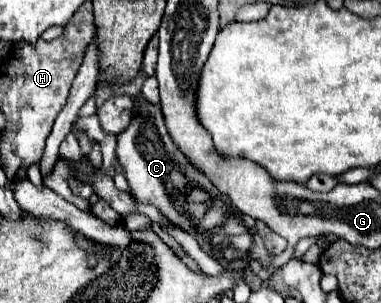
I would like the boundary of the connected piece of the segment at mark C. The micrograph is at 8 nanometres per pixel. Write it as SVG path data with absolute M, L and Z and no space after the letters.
M136 95L134 101L138 103L138 111L136 117L132 119L132 125L122 131L118 135L118 147L116 147L116 155L120 165L124 167L124 175L130 183L130 191L132 195L142 201L142 203L152 203L162 215L170 217L170 221L182 225L190 235L196 235L196 229L192 227L192 221L178 211L174 197L184 197L184 193L188 193L192 187L200 185L202 189L206 189L210 195L220 197L224 203L228 203L228 199L224 195L220 195L208 181L206 177L202 177L188 161L186 157L180 153L180 149L174 145L174 141L170 139L166 125L164 125L164 117L158 105L146 103L146 99L142 95Z

